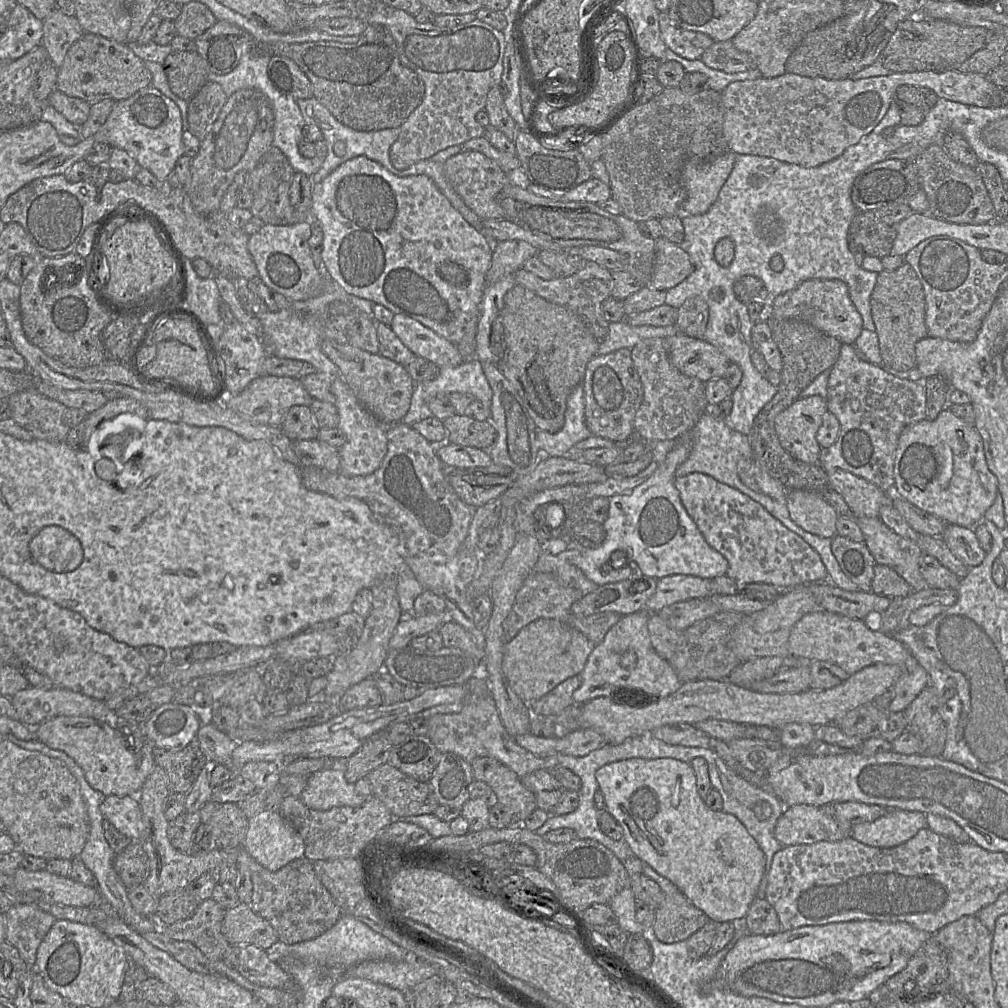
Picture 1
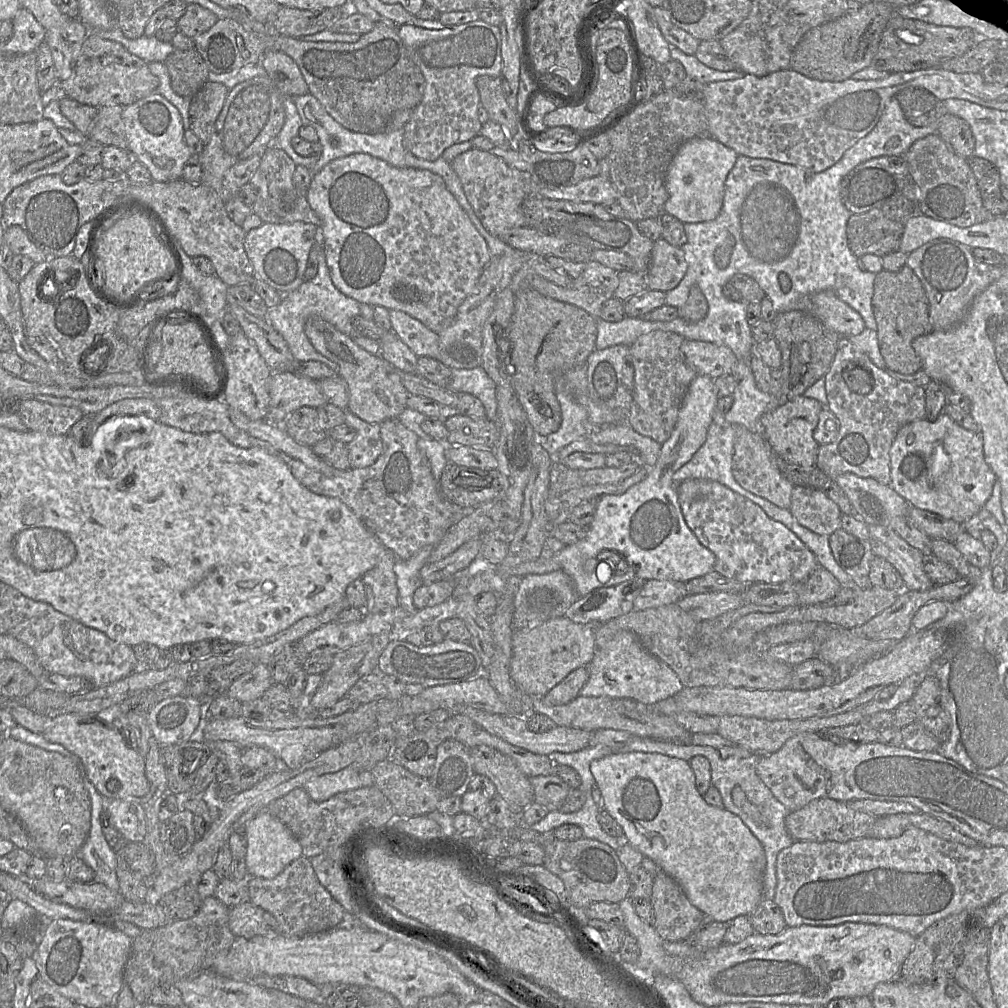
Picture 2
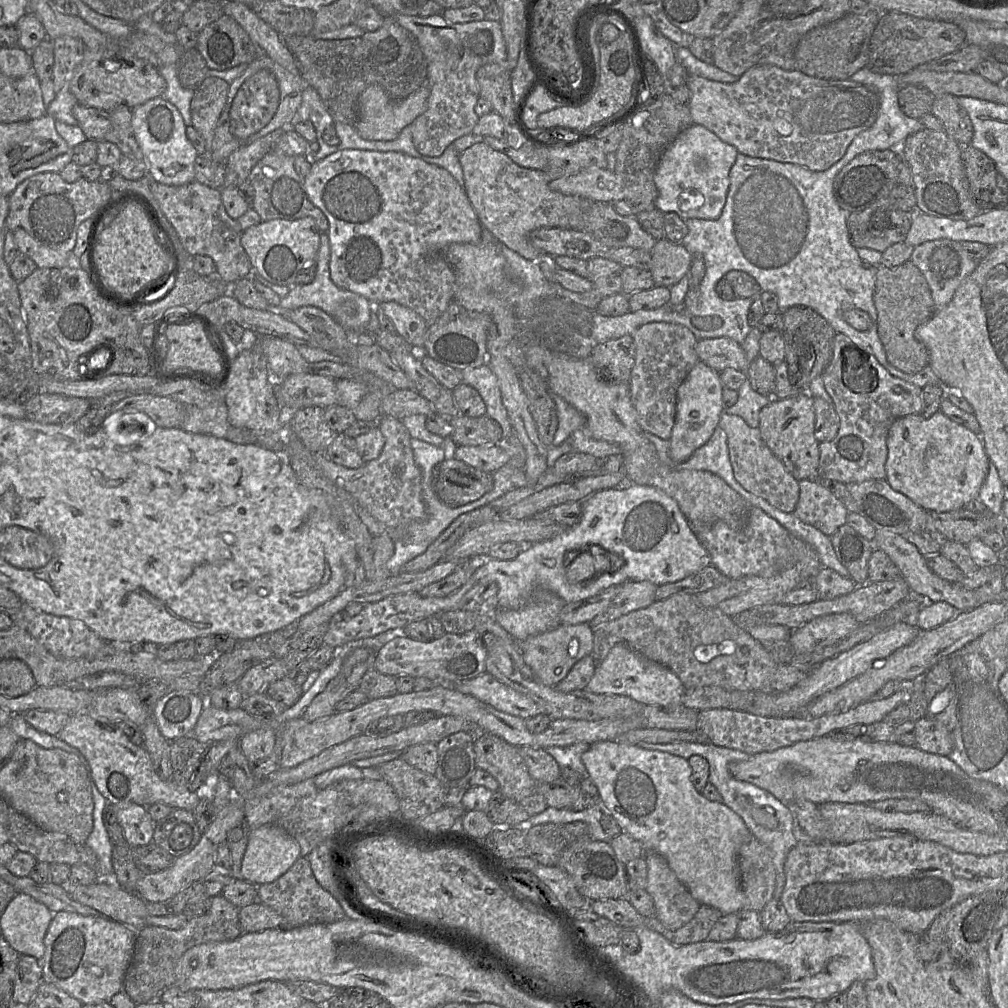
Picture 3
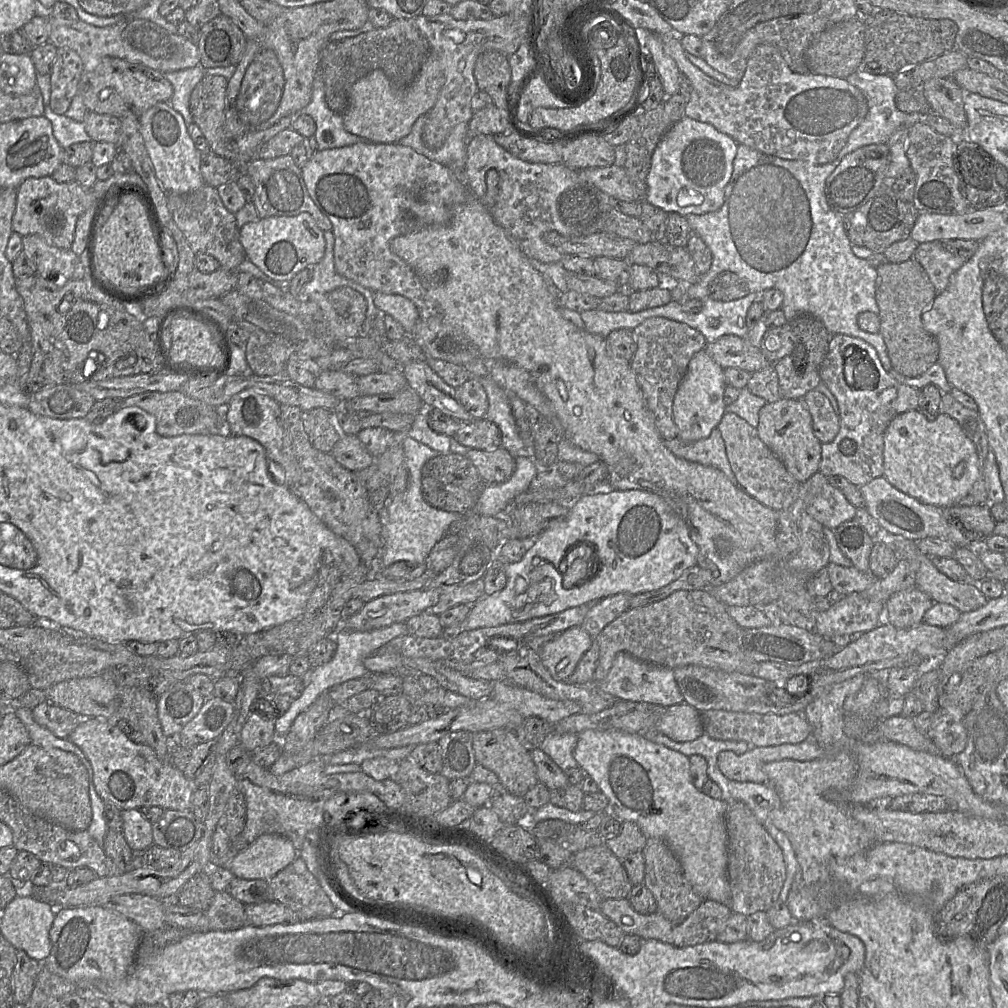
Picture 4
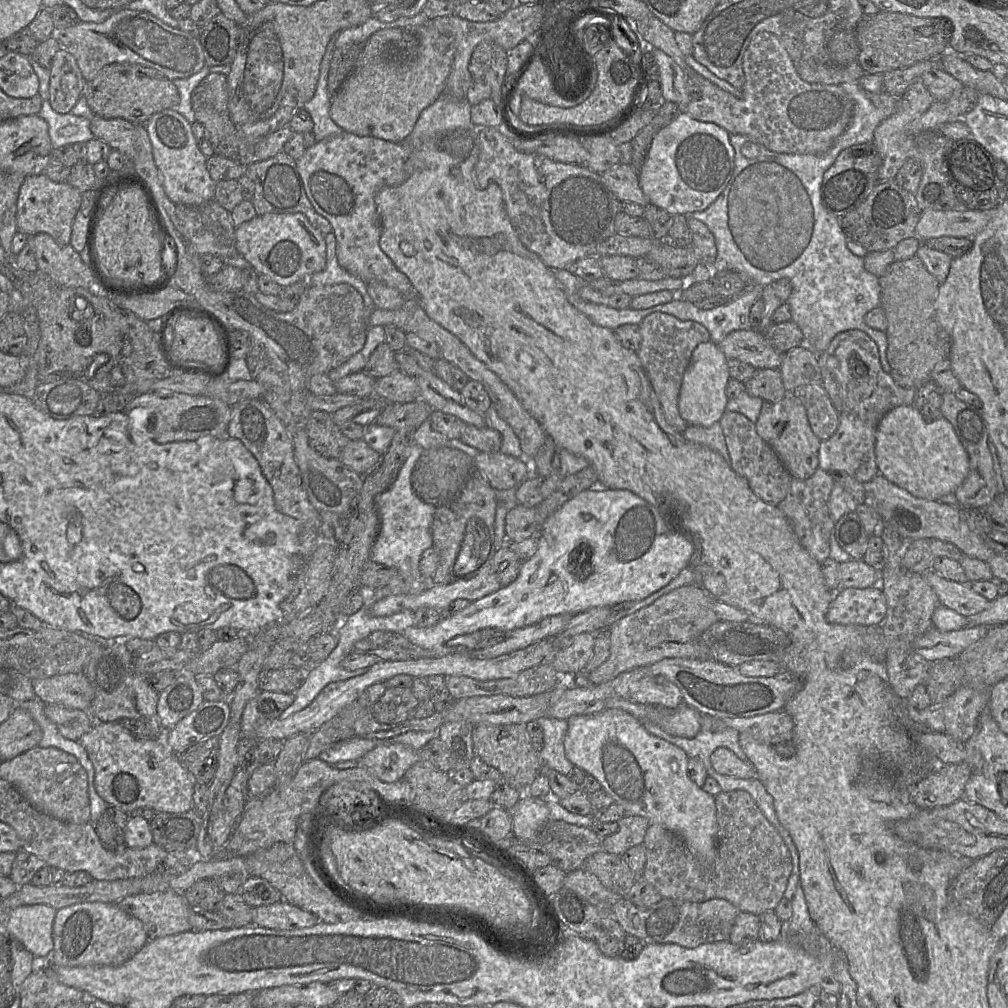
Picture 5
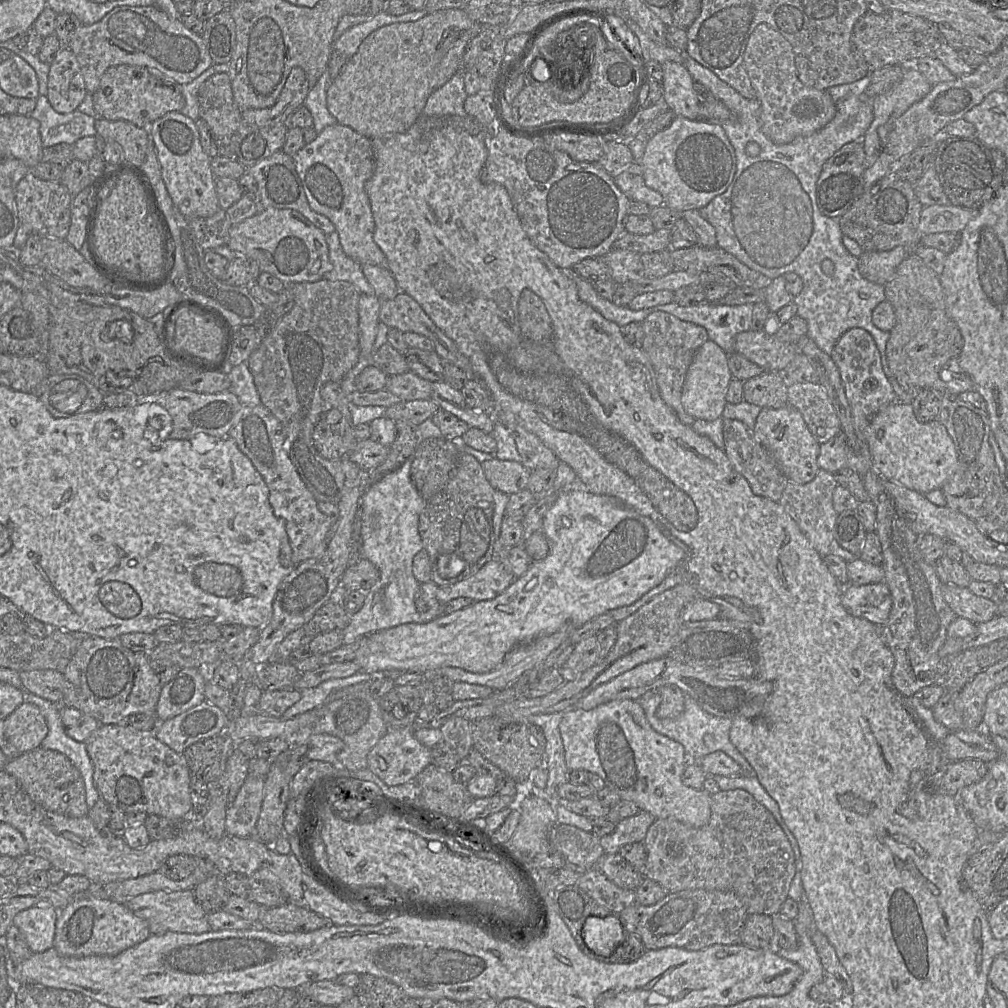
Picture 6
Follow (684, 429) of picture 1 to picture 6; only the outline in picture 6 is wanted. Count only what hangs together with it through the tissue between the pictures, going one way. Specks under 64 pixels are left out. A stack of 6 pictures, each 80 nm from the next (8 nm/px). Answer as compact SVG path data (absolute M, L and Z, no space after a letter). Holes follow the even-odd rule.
M654 311L642 322L644 339L642 351L648 357L654 369L660 395L664 402L675 412L678 419L685 425L692 425L696 420L686 413L681 403L682 388L687 369L697 349L708 338L704 327L689 321L683 321L664 311Z

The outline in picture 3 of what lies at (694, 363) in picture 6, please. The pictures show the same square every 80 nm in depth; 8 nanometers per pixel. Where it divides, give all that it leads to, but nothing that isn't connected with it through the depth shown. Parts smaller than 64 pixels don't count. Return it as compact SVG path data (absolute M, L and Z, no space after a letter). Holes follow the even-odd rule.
M700 360L688 373L678 388L676 415L669 438L669 455L674 463L688 459L695 450L710 439L724 412L723 390L720 373Z

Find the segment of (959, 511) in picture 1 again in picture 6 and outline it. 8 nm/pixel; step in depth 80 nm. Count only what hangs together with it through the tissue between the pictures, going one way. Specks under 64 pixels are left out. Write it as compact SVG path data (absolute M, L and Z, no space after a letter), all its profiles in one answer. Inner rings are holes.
M894 402L879 410L866 430L873 468L888 481L923 495L941 489L957 465L957 452L947 429L939 421L920 422L909 403Z

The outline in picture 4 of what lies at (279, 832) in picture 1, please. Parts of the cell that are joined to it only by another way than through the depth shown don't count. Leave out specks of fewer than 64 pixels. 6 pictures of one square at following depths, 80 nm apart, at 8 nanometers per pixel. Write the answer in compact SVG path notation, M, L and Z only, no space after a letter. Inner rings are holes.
M263 834L228 863L228 869L241 879L269 881L297 858L292 842L280 834Z

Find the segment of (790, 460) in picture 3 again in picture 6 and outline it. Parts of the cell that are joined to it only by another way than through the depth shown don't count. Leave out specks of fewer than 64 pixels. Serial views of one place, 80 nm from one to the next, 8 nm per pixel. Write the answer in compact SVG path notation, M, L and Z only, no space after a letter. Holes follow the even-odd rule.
M788 404L781 408L762 408L756 418L753 432L755 438L776 460L788 481L802 485L814 479L819 471L817 457L820 444L796 408Z

